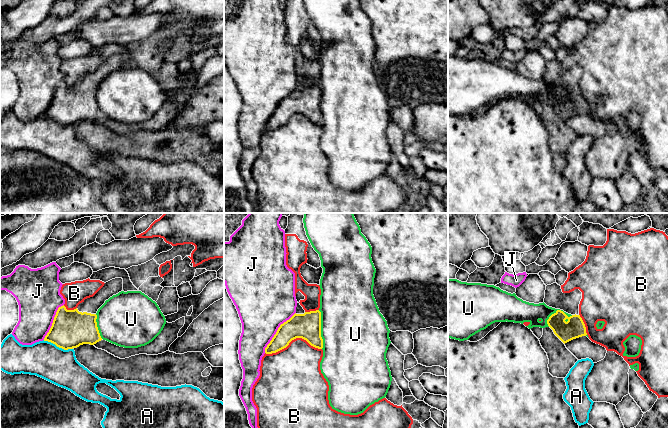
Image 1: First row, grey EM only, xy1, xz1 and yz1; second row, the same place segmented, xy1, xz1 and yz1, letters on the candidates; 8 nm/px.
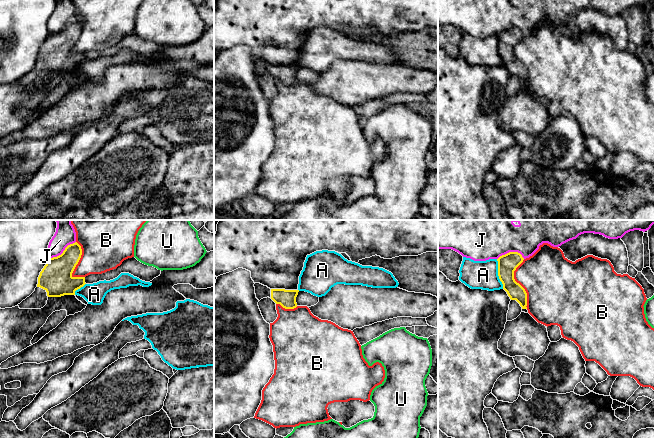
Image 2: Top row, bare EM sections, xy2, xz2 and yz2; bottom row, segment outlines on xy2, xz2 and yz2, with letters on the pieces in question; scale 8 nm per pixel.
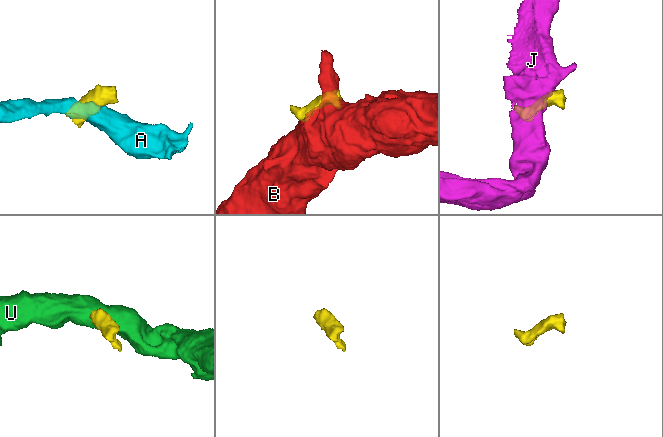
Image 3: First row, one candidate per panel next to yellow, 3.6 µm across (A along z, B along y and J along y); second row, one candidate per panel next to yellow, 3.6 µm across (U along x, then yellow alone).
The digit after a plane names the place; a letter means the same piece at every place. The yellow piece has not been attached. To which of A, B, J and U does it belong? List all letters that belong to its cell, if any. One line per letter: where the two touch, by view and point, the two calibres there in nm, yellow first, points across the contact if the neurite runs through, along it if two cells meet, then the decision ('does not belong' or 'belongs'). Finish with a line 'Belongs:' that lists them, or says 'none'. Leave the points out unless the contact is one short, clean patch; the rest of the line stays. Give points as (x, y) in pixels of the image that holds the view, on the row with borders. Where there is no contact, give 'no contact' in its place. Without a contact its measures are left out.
A: meets yellow in yz2 at (498, 274); 160 nm thick on the yellow side, 220 nm on the other; does not belong
B: meets yellow in xz1 at (293, 339); 220 nm thick on the yellow side, 400 nm on the other; does not belong
J: meets yellow in xz1 at (277, 331); 220 nm thick on the yellow side, 440 nm on the other; does not belong
U: meets yellow in yz1 at (557, 310); 160 nm thick on the yellow side, 160 nm on the other; border along yz1 (572, 315), (568, 316), (556, 310), (547, 320), (547, 325); does not belong
Belongs: none

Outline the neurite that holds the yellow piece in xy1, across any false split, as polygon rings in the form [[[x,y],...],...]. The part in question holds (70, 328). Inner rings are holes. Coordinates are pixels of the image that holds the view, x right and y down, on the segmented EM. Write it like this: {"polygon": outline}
{"polygon": [[[115,278],[106,282],[93,297],[85,299],[76,309],[67,310],[64,305],[59,307],[44,341],[64,350],[101,341],[96,313],[106,300],[122,290],[123,279]]]}

